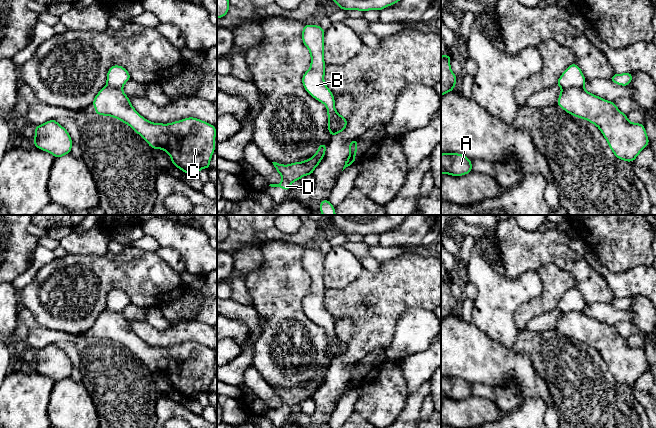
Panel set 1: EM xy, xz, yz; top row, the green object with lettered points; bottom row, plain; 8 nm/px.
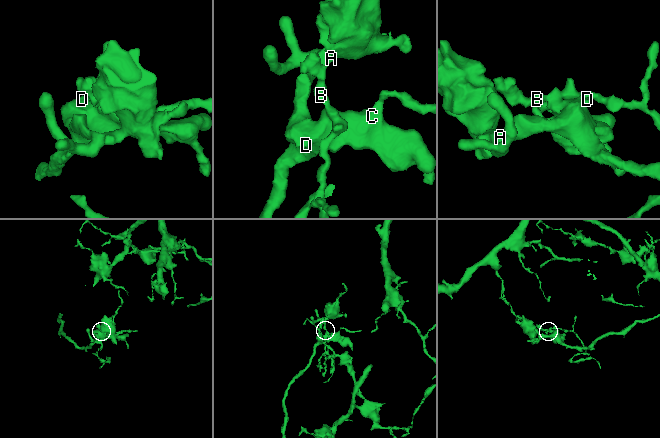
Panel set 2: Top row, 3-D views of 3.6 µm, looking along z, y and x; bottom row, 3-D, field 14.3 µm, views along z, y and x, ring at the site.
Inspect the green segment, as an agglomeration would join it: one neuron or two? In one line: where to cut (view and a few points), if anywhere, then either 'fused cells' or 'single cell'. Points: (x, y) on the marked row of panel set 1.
cut yz (583, 86), (564, 87), (562, 89); fused cells

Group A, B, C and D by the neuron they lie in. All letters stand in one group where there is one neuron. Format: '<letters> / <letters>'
A C D / B

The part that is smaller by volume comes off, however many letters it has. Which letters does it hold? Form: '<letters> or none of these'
B

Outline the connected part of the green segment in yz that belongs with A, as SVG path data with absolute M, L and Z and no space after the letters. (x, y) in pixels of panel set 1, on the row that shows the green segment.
M459 153L441 154L441 174L462 176L472 172L472 163L469 158Z

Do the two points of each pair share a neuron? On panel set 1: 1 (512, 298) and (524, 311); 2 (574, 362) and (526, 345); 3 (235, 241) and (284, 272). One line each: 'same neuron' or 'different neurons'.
1: different neurons
2: same neuron
3: different neurons

